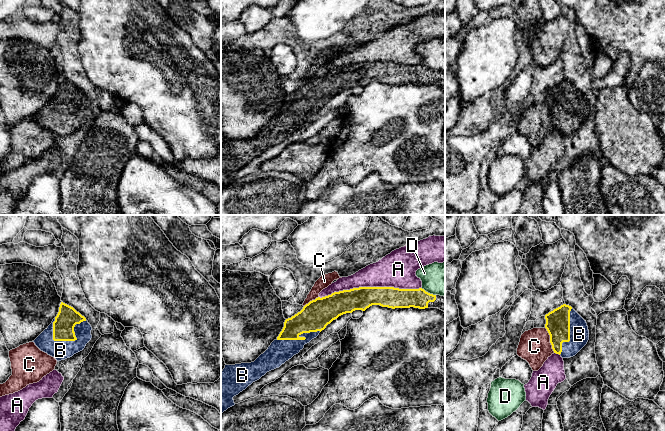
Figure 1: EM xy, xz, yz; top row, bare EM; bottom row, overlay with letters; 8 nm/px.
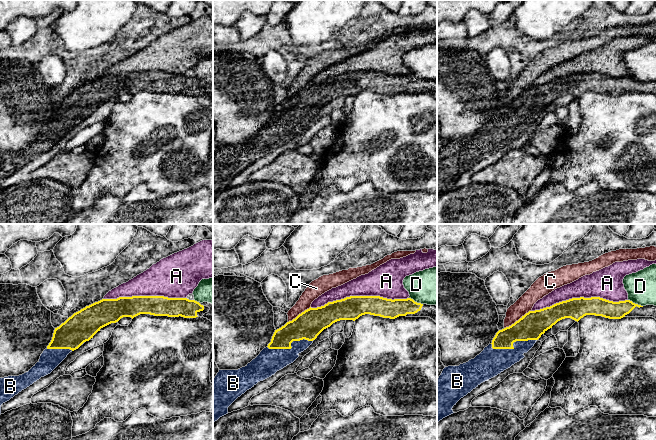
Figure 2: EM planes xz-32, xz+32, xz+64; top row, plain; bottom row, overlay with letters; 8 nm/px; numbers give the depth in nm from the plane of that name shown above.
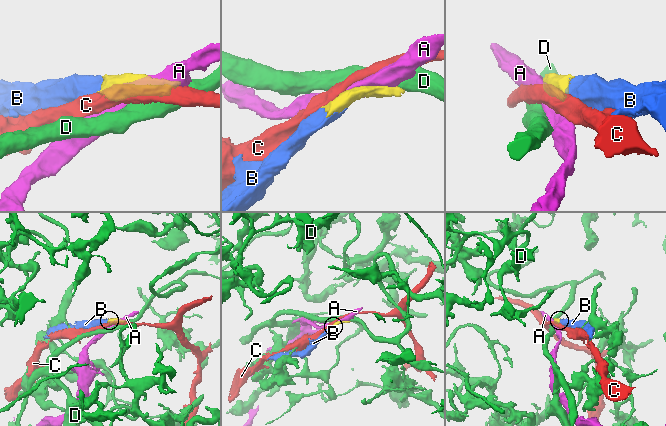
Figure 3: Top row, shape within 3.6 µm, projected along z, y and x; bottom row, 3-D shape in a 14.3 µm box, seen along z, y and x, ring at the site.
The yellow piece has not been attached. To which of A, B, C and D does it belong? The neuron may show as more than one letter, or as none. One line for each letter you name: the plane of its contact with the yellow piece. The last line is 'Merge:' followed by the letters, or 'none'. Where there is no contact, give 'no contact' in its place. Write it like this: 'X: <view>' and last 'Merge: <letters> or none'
B: xy
Merge: B

